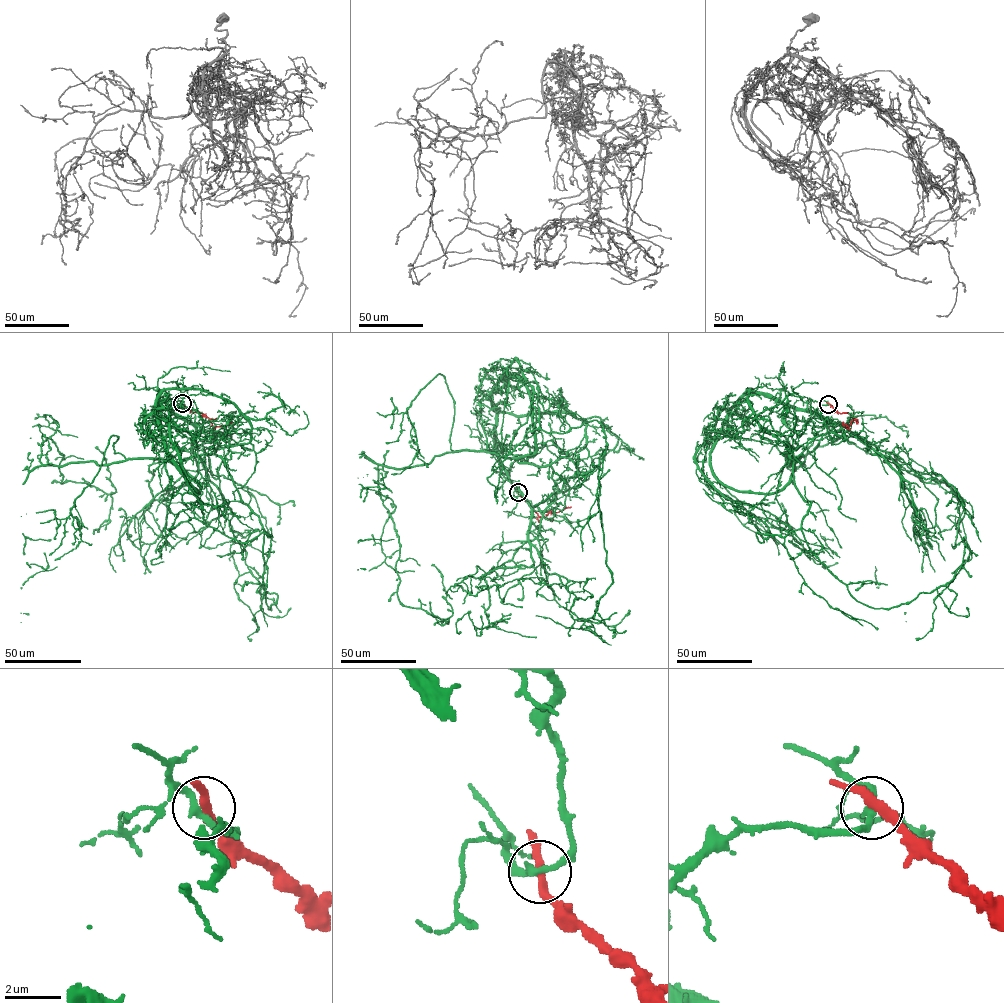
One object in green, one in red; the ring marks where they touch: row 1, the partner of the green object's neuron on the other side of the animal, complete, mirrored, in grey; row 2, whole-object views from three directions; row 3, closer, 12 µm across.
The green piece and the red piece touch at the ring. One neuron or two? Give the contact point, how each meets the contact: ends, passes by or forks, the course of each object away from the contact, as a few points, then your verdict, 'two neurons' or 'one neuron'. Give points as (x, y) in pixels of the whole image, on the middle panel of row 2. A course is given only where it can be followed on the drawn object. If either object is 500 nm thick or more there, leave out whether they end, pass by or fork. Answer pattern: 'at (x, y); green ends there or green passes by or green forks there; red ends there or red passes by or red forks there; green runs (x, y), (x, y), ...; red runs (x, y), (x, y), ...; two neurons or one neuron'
at (518, 492); green passes by; red passes by; green runs (518, 492), (544, 502), (552, 467), (453, 451), (438, 374), (407, 411), (418, 457), (366, 487), (357, 570); red runs (518, 492), (543, 517), (571, 506); two neurons

